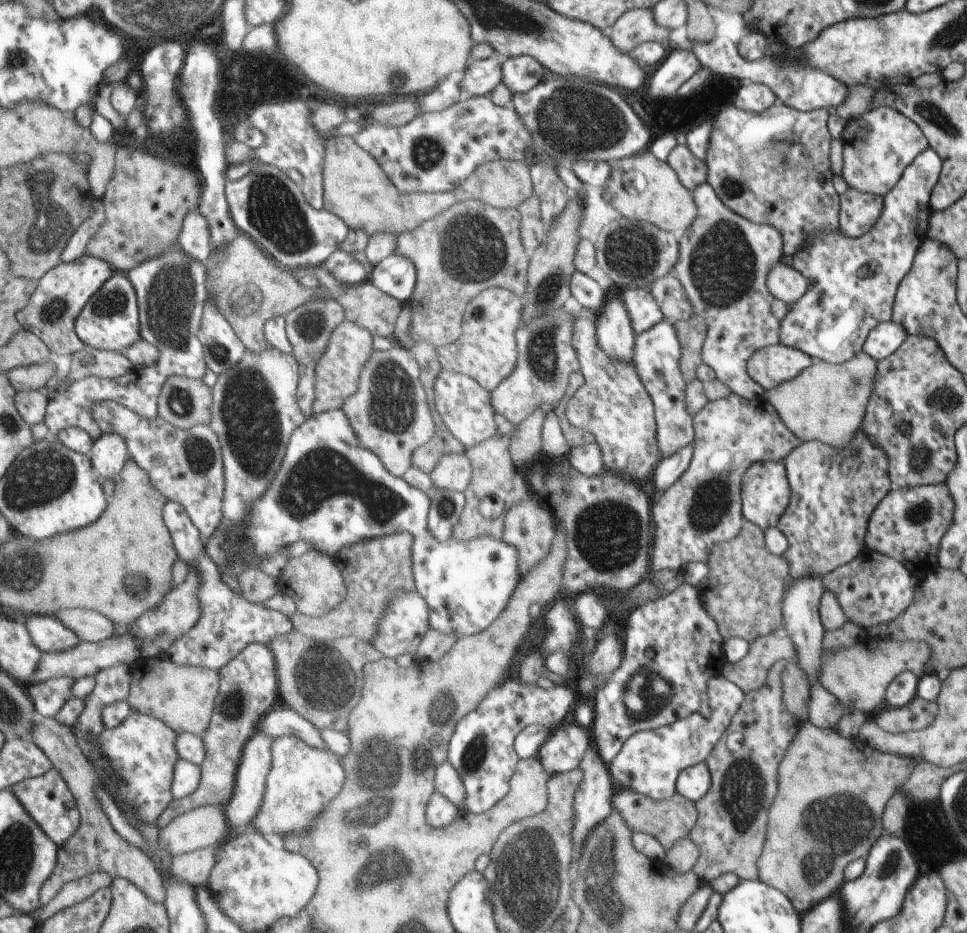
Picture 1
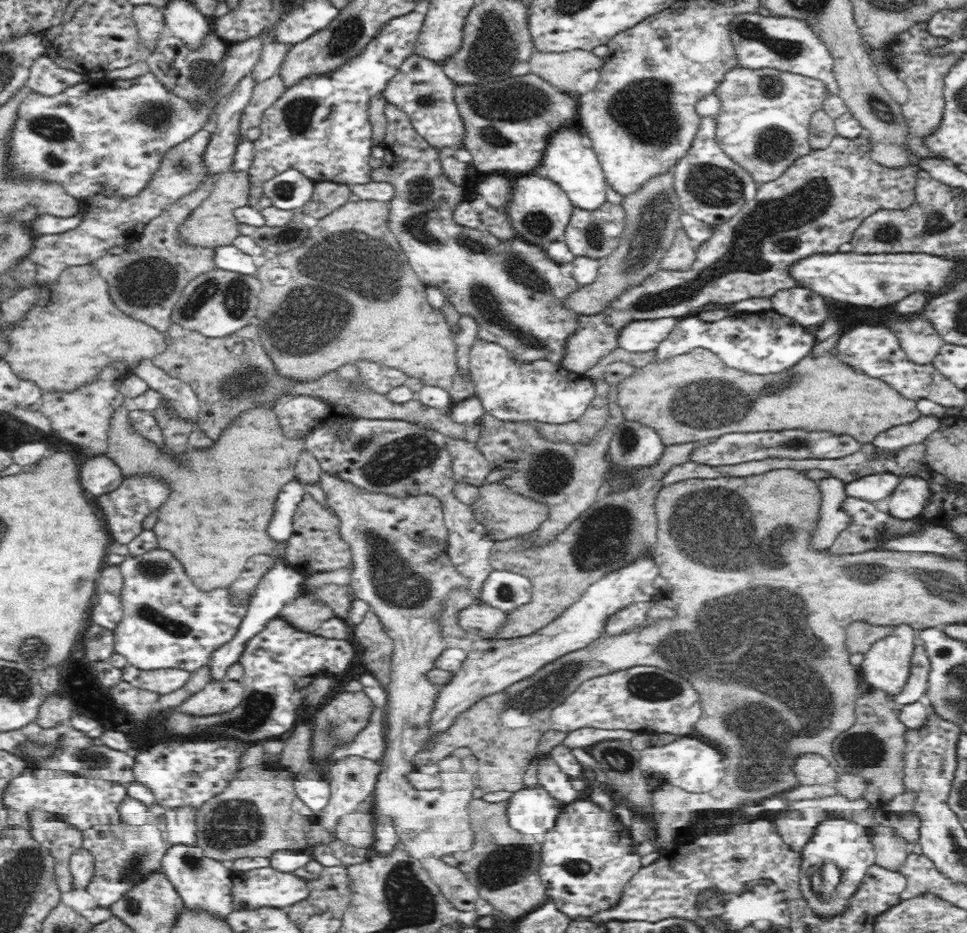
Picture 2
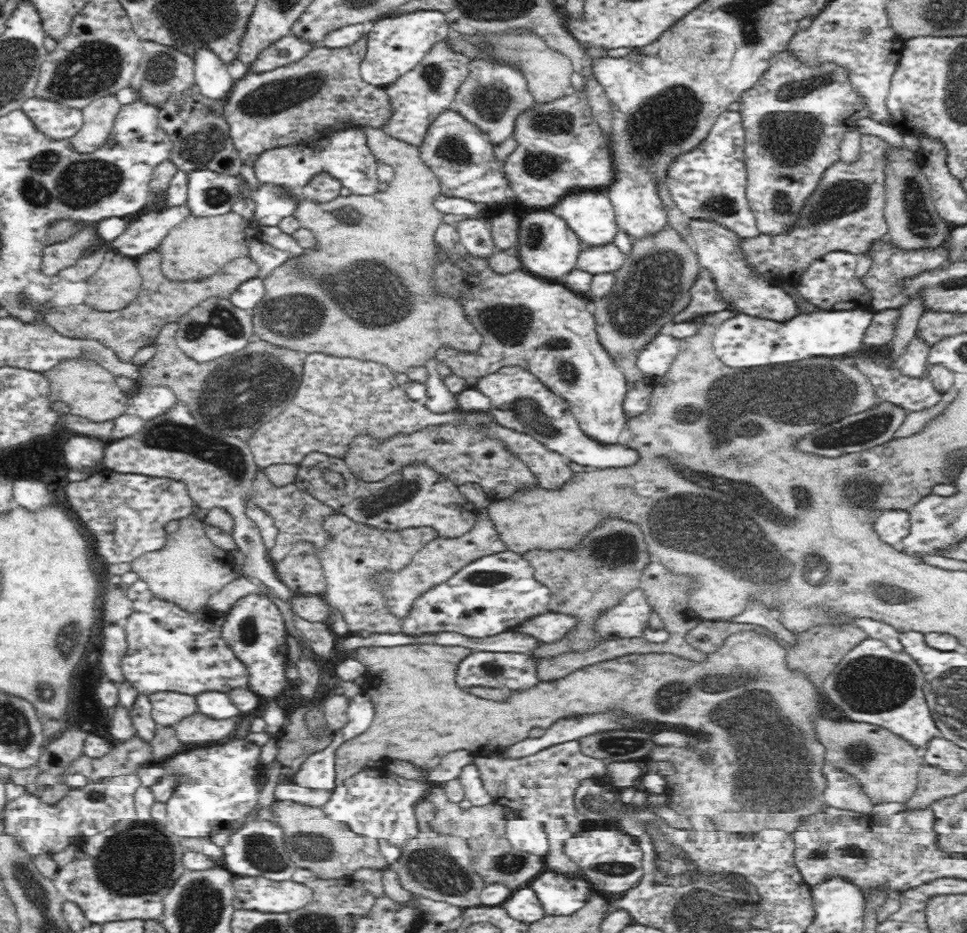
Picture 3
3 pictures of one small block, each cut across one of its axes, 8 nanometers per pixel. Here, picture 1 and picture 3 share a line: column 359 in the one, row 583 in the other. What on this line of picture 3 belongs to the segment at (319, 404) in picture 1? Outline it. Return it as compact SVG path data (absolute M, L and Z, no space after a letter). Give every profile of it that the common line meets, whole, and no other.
M332 514L326 520L326 532L330 534L330 540L326 548L320 552L320 562L326 576L326 592L322 598L334 612L342 612L344 620L348 622L350 632L362 632L368 630L372 634L398 634L402 632L402 620L388 614L384 608L384 596L382 588L372 582L372 576L388 570L396 572L402 570L412 562L412 556L422 552L430 542L444 536L434 530L432 526L424 528L402 528L402 530L380 530L374 526L358 524L346 514Z

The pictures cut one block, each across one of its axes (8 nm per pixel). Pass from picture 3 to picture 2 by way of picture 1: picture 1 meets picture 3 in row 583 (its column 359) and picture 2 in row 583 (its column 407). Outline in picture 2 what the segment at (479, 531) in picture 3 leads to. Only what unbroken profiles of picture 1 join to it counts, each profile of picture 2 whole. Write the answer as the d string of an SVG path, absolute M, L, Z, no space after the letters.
M320 472L320 488L324 490L328 508L336 512L340 518L340 532L344 542L352 546L354 552L354 562L358 564L354 576L372 576L372 578L352 578L352 586L358 598L362 598L368 606L376 608L374 614L378 614L384 624L384 628L390 632L390 638L394 642L394 652L392 652L392 674L390 674L390 684L388 684L388 732L386 732L386 748L382 754L382 760L378 762L382 766L380 778L376 782L376 790L372 794L374 798L374 810L378 814L390 816L394 820L394 828L398 832L398 838L402 842L402 848L416 860L422 862L422 866L428 870L428 876L436 886L440 888L442 896L450 900L452 906L456 906L460 912L472 912L474 902L480 900L478 890L472 886L472 882L466 878L466 874L452 866L448 858L456 852L468 852L474 846L474 830L472 822L468 816L468 806L474 800L470 792L466 790L456 790L456 792L446 792L440 788L432 790L416 790L408 780L406 774L416 770L414 758L422 750L426 738L430 736L430 718L434 712L434 702L438 700L440 684L434 684L428 680L428 672L432 672L436 666L436 658L446 650L446 644L442 642L440 628L432 620L434 614L440 614L444 596L448 594L450 588L454 586L466 586L470 580L466 576L458 574L458 568L454 562L448 560L448 552L442 554L440 548L444 548L440 542L444 542L450 534L448 526L444 524L444 508L438 498L432 494L418 494L418 496L392 496L392 494L374 494L366 492L364 488L358 488L352 482L340 480L338 476L332 476L330 472Z

